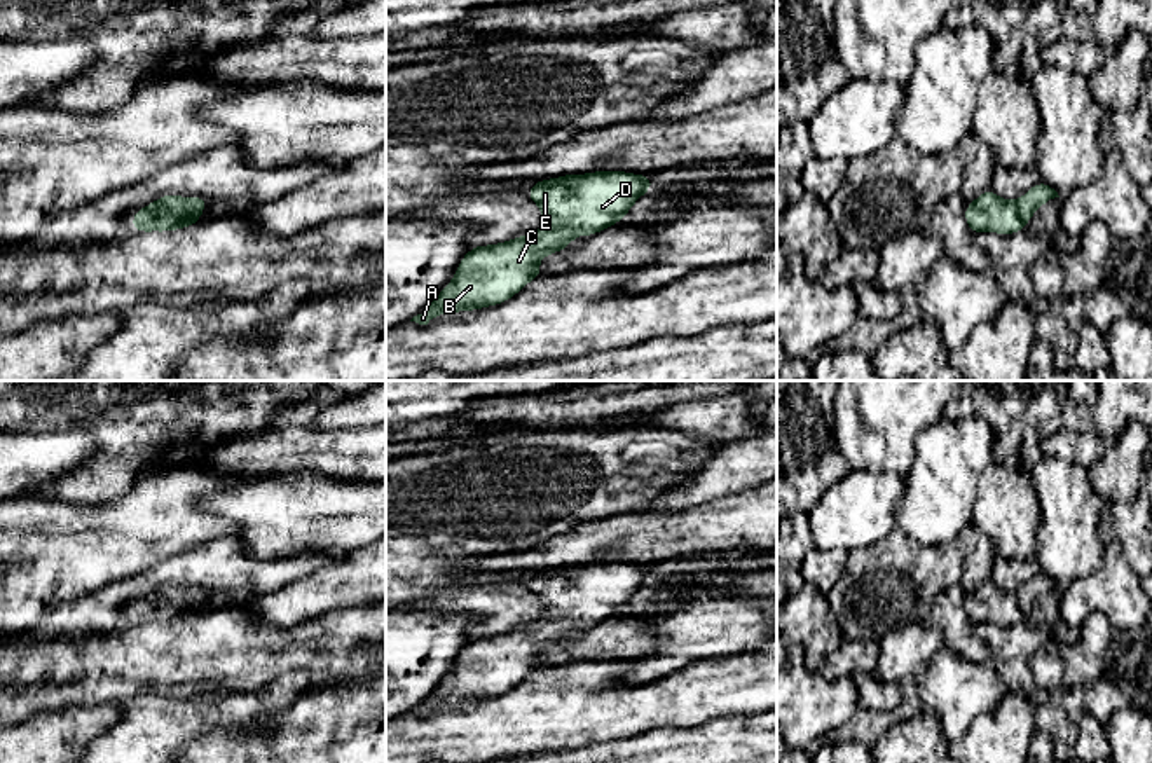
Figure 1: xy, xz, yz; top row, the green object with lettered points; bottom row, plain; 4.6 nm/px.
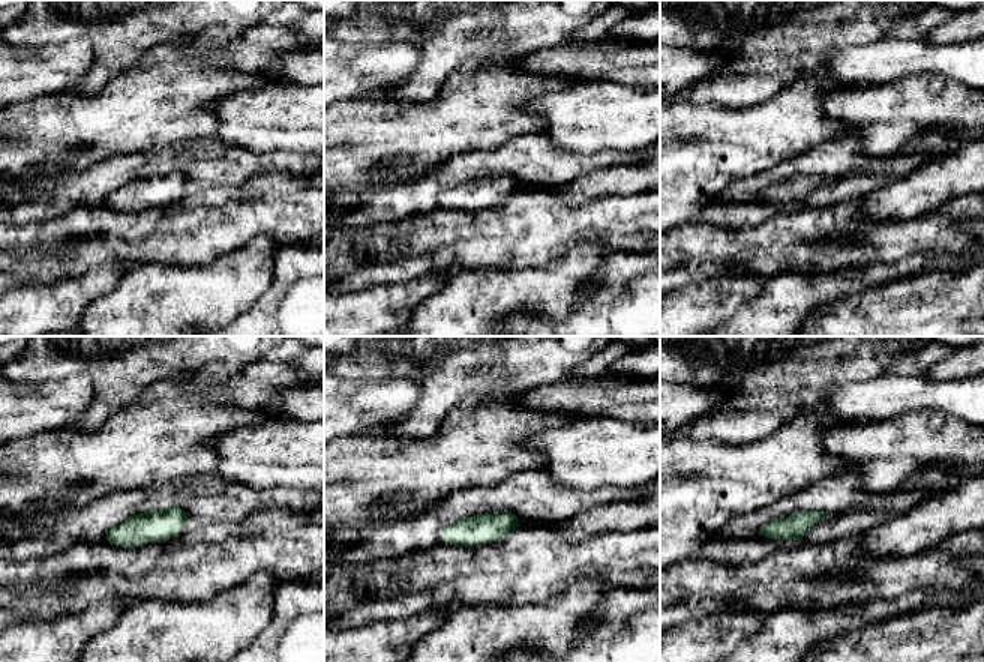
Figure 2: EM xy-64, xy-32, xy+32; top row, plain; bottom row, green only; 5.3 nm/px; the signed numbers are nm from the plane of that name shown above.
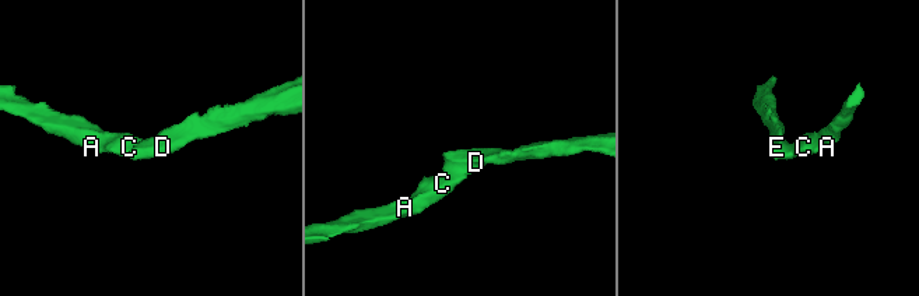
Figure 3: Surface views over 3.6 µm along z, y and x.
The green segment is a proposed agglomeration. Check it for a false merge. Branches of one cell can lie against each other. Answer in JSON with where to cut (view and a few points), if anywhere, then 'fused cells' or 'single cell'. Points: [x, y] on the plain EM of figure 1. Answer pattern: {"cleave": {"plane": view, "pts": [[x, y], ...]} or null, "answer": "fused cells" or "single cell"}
{"cleave": null, "answer": "single cell"}

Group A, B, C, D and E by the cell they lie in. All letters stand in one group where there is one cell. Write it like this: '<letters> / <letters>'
A B C D E

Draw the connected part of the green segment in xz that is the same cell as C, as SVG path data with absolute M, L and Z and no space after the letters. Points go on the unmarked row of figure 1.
M627 562L538 571L527 588L543 602L541 622L492 637L475 636L461 650L454 670L410 712L428 716L440 704L473 702L506 693L529 672L543 667L538 658L541 648L566 641L574 627L592 627L616 616L651 580L651 567Z

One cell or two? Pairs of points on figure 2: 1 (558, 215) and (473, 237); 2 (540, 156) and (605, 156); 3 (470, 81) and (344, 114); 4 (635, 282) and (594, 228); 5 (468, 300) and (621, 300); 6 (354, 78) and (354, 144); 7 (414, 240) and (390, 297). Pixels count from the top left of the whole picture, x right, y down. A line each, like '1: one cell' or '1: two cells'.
1: one cell
2: one cell
3: one cell
4: two cells
5: two cells
6: two cells
7: two cells

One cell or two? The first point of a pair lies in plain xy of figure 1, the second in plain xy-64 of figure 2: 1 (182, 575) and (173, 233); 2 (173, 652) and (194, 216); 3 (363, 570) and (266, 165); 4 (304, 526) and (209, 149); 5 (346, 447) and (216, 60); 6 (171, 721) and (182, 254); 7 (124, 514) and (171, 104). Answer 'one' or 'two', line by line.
1: two
2: one
3: two
4: two
5: one
6: two
7: one

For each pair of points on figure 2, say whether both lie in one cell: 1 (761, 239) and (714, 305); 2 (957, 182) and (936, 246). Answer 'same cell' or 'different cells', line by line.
1: different cells
2: different cells

